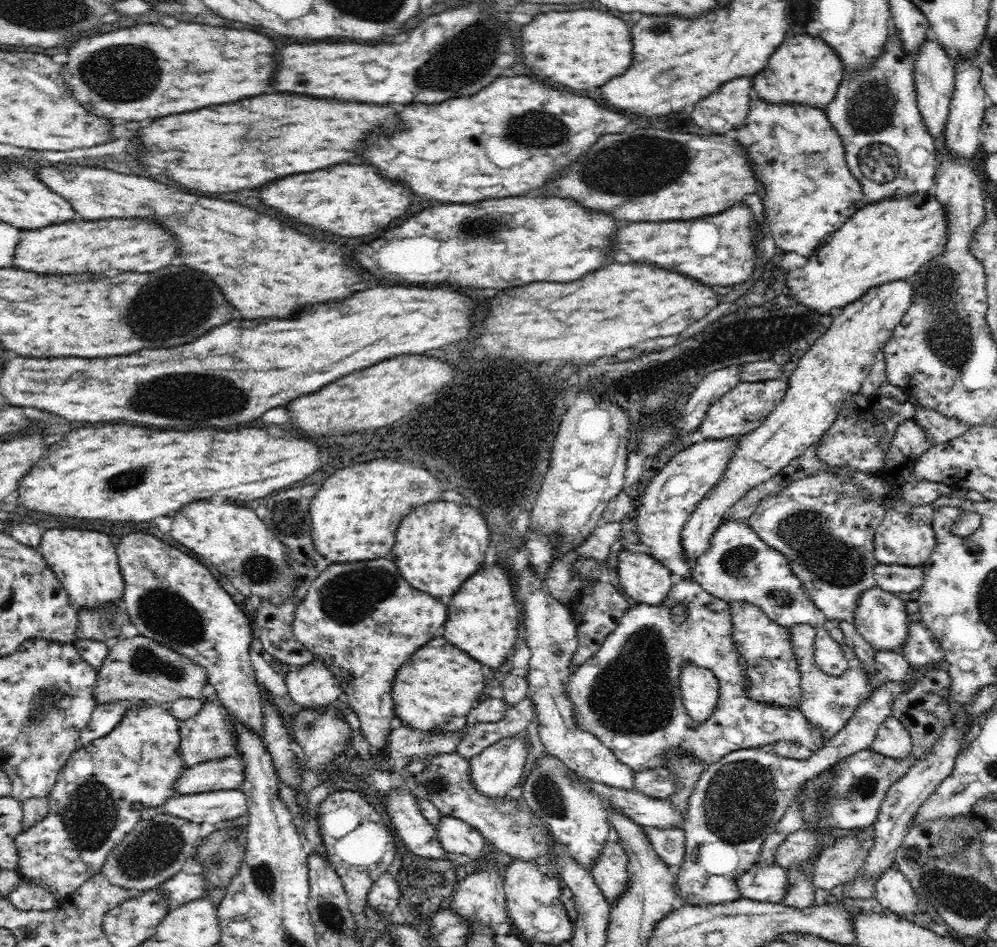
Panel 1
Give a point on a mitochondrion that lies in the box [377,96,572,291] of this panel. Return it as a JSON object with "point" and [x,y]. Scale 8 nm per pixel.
{"point":[477,227]}

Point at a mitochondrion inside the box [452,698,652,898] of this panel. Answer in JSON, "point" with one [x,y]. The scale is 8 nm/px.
{"point":[549,799]}

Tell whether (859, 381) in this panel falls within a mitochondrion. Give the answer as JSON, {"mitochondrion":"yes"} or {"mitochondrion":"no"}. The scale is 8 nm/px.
{"mitochondrion":"no"}

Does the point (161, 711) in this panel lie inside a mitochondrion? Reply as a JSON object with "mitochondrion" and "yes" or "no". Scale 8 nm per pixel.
{"mitochondrion":"no"}

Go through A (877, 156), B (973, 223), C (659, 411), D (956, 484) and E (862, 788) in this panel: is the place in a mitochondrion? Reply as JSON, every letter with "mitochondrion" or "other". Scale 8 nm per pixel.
{"A":"mitochondrion","B":"other","C":"mitochondrion","D":"other","E":"mitochondrion"}

